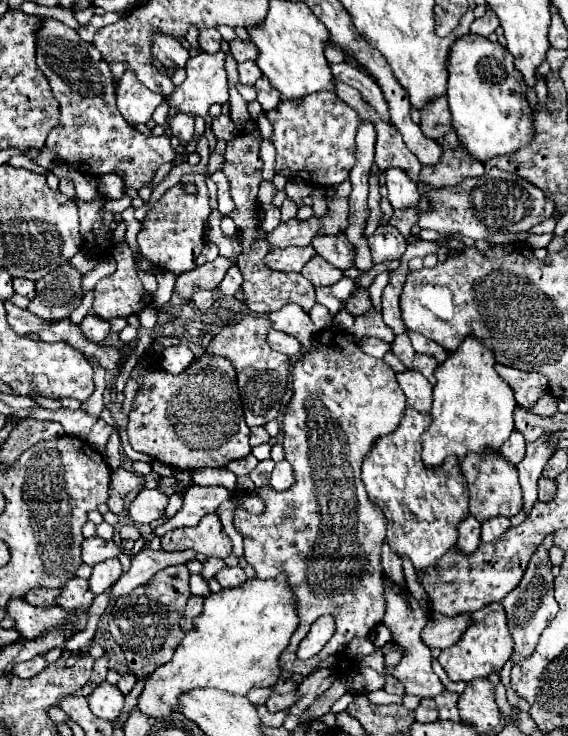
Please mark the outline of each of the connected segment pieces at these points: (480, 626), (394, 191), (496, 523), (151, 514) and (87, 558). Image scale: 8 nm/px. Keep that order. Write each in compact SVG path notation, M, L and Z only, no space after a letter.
M494 602L472 614L472 624L468 626L468 630L454 646L442 650L442 654L438 656L438 662L446 670L450 680L470 682L474 678L500 672L502 666L510 660L510 656L512 656L512 638L506 626L506 614L504 614L504 608L498 602Z
M388 168L386 170L386 188L388 188L388 200L394 208L414 208L420 200L416 184L400 170L400 168Z
M498 516L498 518L494 518L494 520L486 520L486 522L482 524L482 542L488 544L488 542L498 540L508 528L510 528L510 520L508 520L508 518Z
M144 488L130 504L130 518L134 524L148 524L160 518L166 506L168 506L168 496L160 488L152 488L152 490Z
M100 536L94 538L86 538L82 542L82 558L86 564L94 566L100 560L108 560L108 558L118 558L118 554L122 552L122 548L114 542L114 540L102 540Z

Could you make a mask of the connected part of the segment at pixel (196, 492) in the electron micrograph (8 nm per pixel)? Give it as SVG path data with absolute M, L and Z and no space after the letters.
M192 484L190 488L184 490L184 506L180 508L180 512L174 518L170 518L166 524L158 526L154 530L154 534L164 536L172 528L196 526L204 514L214 512L230 496L232 496L232 492L222 488L222 486L198 486L198 484Z

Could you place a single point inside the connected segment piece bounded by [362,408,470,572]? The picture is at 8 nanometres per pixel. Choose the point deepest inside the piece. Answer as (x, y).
(424, 506)

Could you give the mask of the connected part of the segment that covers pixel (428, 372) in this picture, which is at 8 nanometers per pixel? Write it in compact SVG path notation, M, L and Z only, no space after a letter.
M416 354L414 362L412 362L412 370L424 374L430 384L436 384L436 378L434 378L434 368L436 366L438 366L438 362L428 354Z

